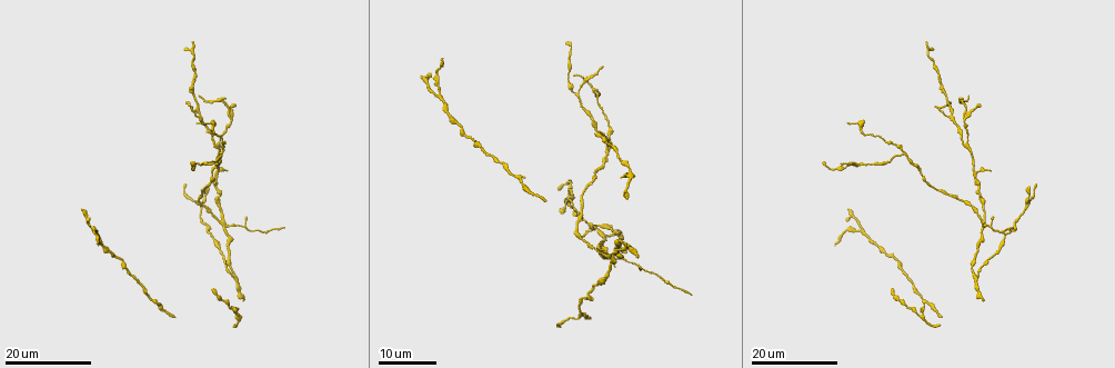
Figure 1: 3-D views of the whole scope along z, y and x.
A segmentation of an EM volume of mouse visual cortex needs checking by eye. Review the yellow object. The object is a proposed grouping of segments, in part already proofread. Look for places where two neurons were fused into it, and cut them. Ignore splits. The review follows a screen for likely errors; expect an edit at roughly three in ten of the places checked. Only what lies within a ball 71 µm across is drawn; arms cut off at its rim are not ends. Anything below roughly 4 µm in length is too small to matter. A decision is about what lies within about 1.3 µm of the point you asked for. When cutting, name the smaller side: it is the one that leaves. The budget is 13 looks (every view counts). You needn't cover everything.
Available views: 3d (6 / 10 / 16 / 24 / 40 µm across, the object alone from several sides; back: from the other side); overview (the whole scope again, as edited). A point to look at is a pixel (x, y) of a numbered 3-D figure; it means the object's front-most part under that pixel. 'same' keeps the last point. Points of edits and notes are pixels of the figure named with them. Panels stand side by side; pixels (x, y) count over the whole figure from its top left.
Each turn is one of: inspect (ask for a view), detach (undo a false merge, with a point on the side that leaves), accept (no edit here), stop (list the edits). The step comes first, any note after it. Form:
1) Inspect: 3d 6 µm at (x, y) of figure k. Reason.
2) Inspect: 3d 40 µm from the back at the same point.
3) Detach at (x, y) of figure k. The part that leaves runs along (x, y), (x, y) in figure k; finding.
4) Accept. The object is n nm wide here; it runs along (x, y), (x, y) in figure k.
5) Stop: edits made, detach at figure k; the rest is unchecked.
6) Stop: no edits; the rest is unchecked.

Inspect: 3d 24 µm at (199, 116) of figure 1. Branch point.

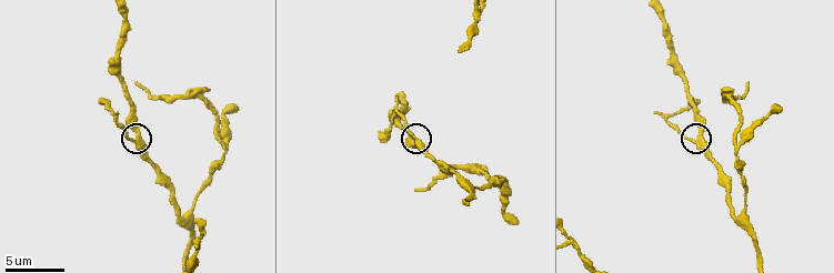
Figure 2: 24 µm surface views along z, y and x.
Inspect: 3d 10 µm at (134, 140) of figure 2.

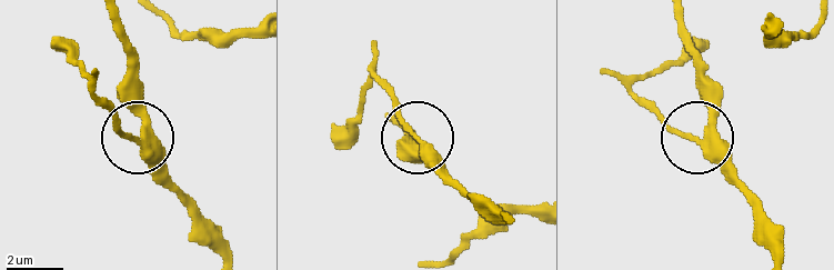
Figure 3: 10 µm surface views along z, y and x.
Detach at (113, 130) of figure 3. The object is 280 nm wide here; the part that leaves runs along (137, 139), (60, 40) in figure 3; two neurons meet here.

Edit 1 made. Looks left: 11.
Inspect: 3d 6 µm at (180, 220) of figure 2. Branch point.

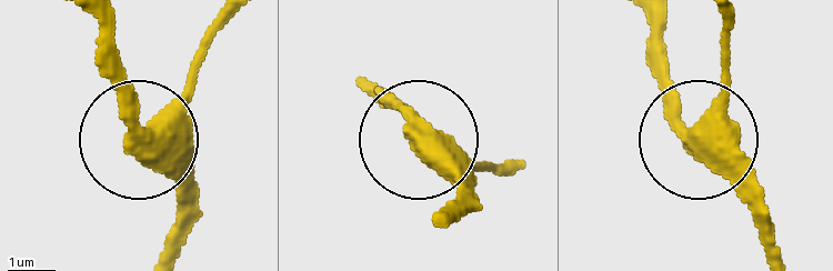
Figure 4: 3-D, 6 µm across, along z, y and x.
Accept. The object is 390 nm wide here; it runs along (450, 223), (461, 211), (458, 188), (418, 143), (505, 171) in figure 4; continuous, no second neuron.

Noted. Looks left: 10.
Inspect: 3d 16 µm at (199, 242) of figure 2. Three arms meet.

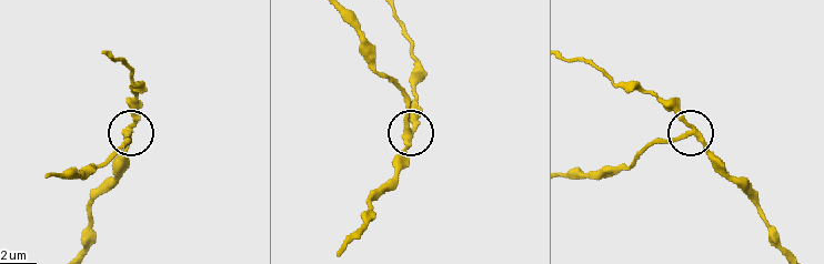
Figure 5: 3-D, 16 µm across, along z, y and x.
Accept. The object is 280 nm wide here; all the same neuron.

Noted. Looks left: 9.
Inspect: 3d 24 µm at (578, 95) of figure 1. Arms part here.

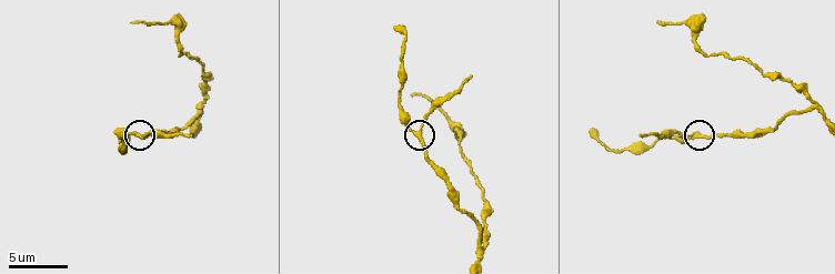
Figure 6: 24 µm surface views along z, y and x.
Inspect: 3d 6 µm at (699, 133) of figure 6. Zoom in.

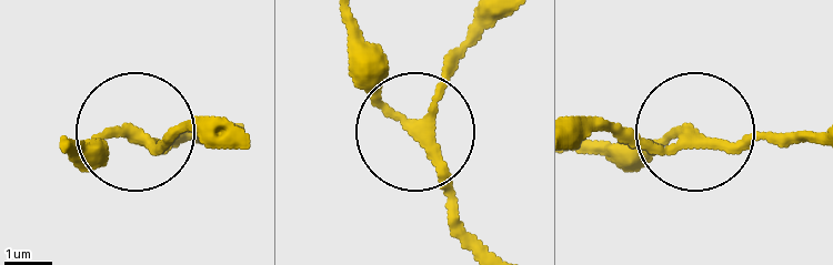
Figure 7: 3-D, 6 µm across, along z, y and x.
Accept. It runs along (490, 244), (458, 209), (422, 124), (453, 65), (501, 18) in figure 7; one neuron here.

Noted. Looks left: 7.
Inspect: 3d 10 µm at (181, 50) of figure 6. Sudden change in width.

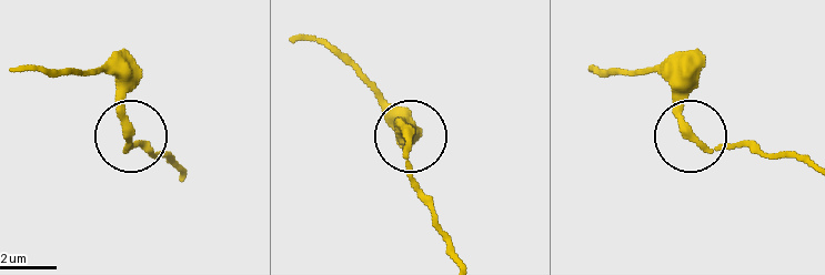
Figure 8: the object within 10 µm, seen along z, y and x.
Accept. It runs along (183, 174), (169, 158), (138, 143), (126, 148), (126, 59) in figure 8; one neuron here.

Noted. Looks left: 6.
Inspect: 3d 16 µm at (224, 223) of figure 1. Branch point.

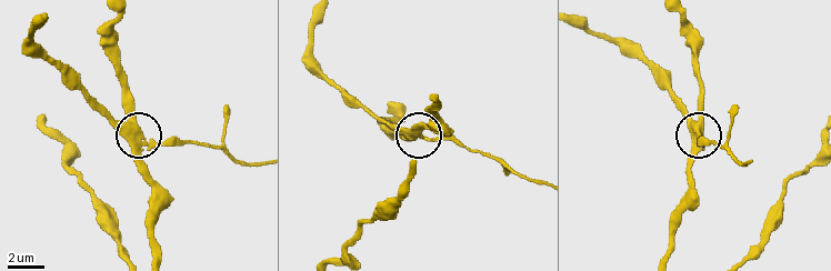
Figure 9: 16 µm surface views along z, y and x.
Inspect: 3d 6 µm at (143, 141) of figure 9. Zoom in.

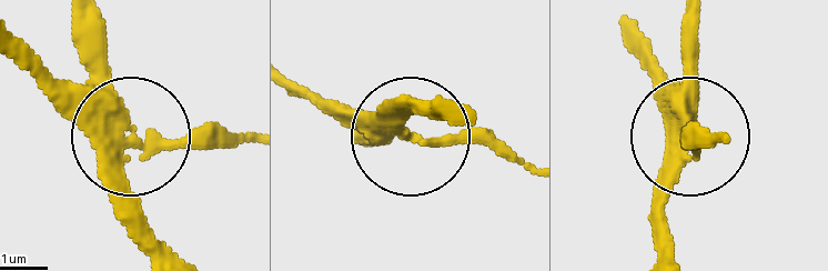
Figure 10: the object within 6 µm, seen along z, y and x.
Detach at (200, 147) of figure 10. The side arm is 17 µm long; the part that leaves runs along (129, 143), (244, 143) in figure 10; a second neuron is stuck on.

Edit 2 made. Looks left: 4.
Stop: edits made, detach at figure 3, detach at figure 10; the rest is unchecked.

